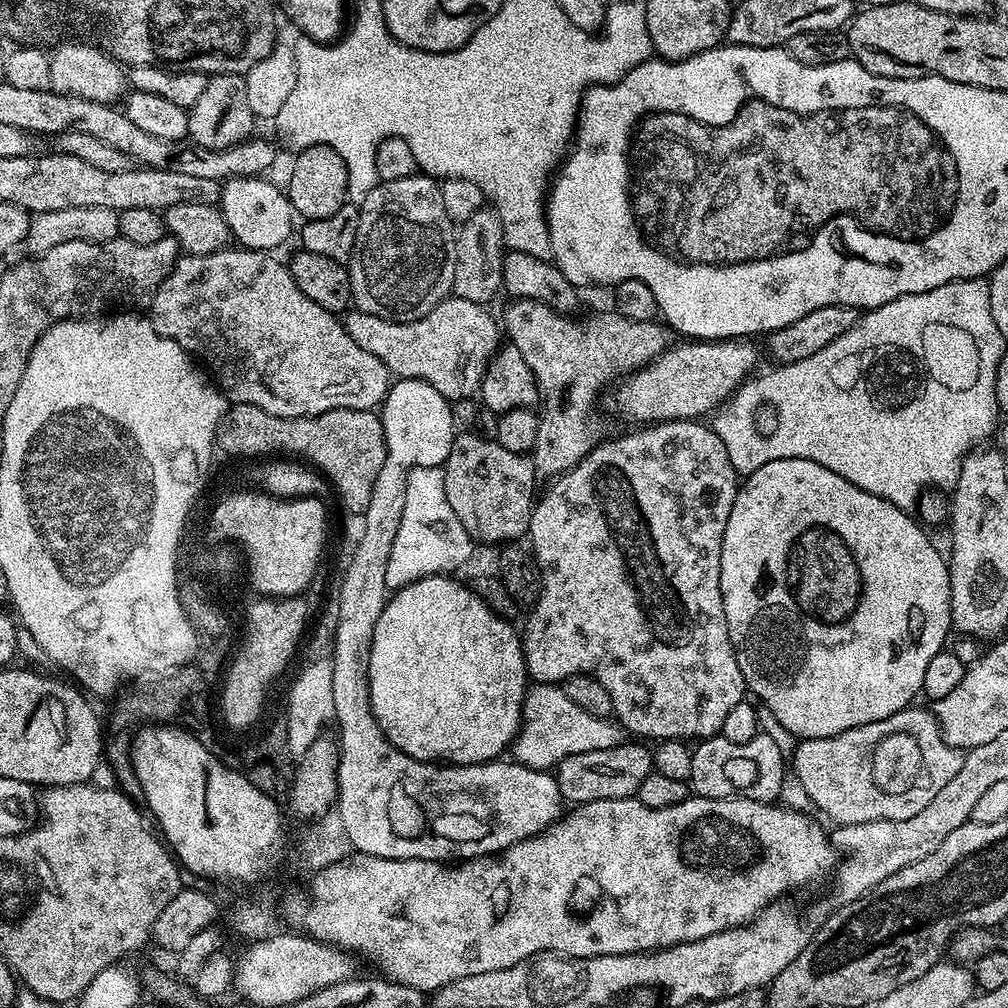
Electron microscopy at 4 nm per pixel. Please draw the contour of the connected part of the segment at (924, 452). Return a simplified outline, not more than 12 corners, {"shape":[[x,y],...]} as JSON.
{"shape":[[987,279],[865,311],[710,426],[912,510],[997,431]]}

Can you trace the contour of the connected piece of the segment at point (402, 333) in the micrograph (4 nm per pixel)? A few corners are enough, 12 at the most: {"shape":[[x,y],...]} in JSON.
{"shape":[[452,294],[399,324],[342,323],[401,380],[449,402],[479,393],[502,332]]}

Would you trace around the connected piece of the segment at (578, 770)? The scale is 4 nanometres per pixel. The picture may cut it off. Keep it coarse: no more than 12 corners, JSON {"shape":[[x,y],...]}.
{"shape":[[647,747],[574,754],[557,764],[572,806],[635,797],[654,771]]}

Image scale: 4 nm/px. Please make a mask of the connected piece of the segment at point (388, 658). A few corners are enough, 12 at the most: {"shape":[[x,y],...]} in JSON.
{"shape":[[451,575],[387,597],[370,706],[415,760],[511,749],[519,631]]}

